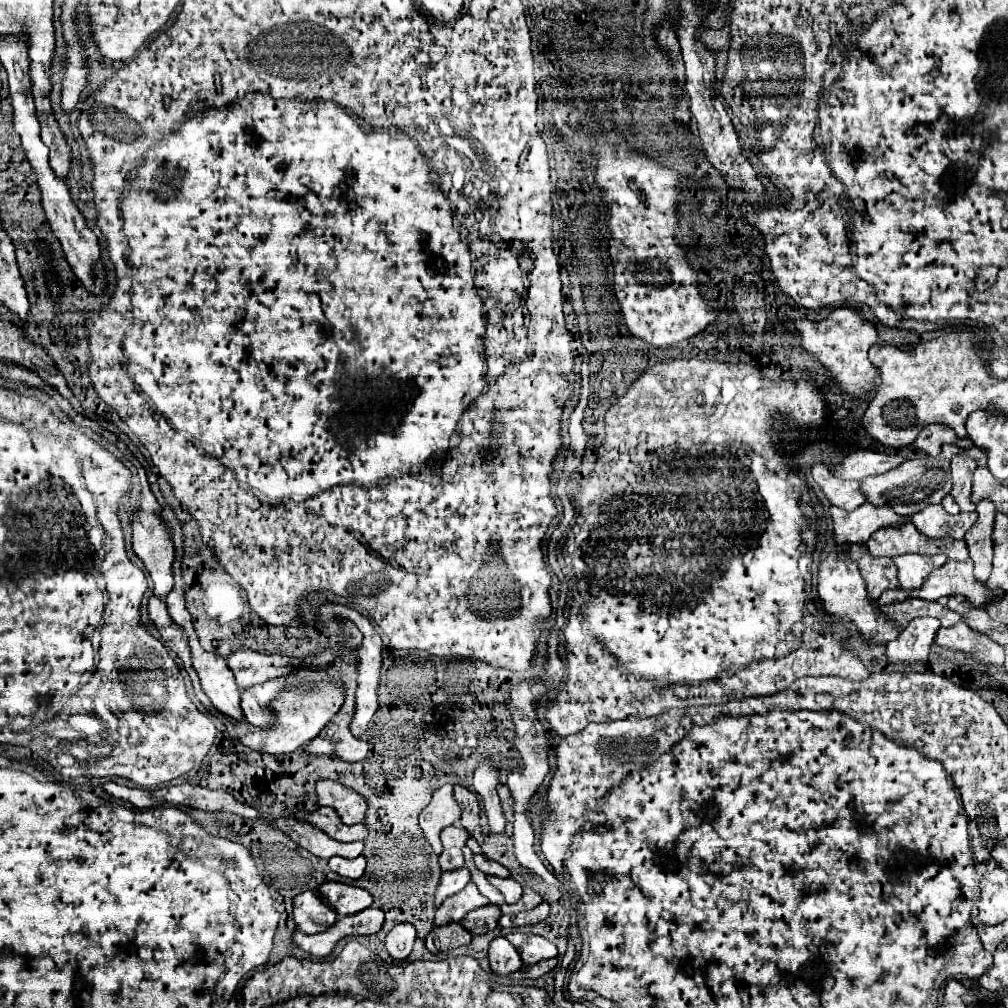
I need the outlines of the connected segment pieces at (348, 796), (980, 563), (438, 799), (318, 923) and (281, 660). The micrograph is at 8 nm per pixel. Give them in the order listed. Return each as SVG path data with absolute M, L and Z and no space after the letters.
M319 779L315 783L317 787L317 803L323 807L331 807L337 811L339 819L345 825L355 825L361 823L367 811L367 803L361 795L357 795L355 791L335 783L335 781L327 781L327 779Z
M981 501L977 505L977 513L979 519L965 533L965 543L975 565L975 579L979 583L985 583L991 573L991 529L995 521L995 507L991 501Z
M443 785L433 793L431 803L419 815L419 827L425 839L431 843L433 853L441 853L441 831L461 819L461 809L453 799L453 785Z
M305 891L293 899L293 919L303 933L315 935L329 929L337 921L337 915L319 901L317 893Z
M241 649L241 651L231 653L227 657L227 663L229 663L229 669L233 671L241 691L245 691L247 687L265 683L269 679L285 677L293 671L287 657L255 653L251 649Z

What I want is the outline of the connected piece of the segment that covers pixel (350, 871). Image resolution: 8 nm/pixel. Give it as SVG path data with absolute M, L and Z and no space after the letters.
M359 855L355 859L341 859L341 857L331 857L329 867L333 873L349 879L359 879L365 869L365 857Z

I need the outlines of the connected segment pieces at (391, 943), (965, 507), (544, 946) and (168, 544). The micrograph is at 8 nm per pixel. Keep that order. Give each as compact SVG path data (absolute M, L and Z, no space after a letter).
M411 923L395 925L385 937L385 949L397 961L403 961L409 957L413 943L415 943L415 927Z
M959 453L951 459L951 473L953 473L953 487L951 497L961 507L961 511L973 511L975 505L969 499L971 493L971 477L977 467L977 461L967 457L965 453Z
M509 933L507 939L517 949L523 959L523 965L535 965L537 961L557 957L557 947L541 935L533 933Z
M145 481L145 511L139 511L135 517L131 517L131 525L133 525L133 551L135 555L143 561L145 569L149 571L149 577L153 581L153 595L159 599L165 599L165 595L173 589L173 561L175 561L175 545L173 545L173 537L171 537L171 529L163 523L161 511L163 507L157 503L155 495L149 489L149 483Z

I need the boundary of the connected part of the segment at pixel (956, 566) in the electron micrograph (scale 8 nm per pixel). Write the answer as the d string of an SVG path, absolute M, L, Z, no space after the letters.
M949 559L945 565L935 569L929 577L925 577L923 585L919 589L887 589L877 603L887 605L887 603L899 603L905 599L927 599L927 601L937 601L947 595L963 595L969 599L971 605L983 607L987 601L997 599L1001 593L995 591L991 593L985 585L979 585L973 579L973 569L971 561L953 561Z

